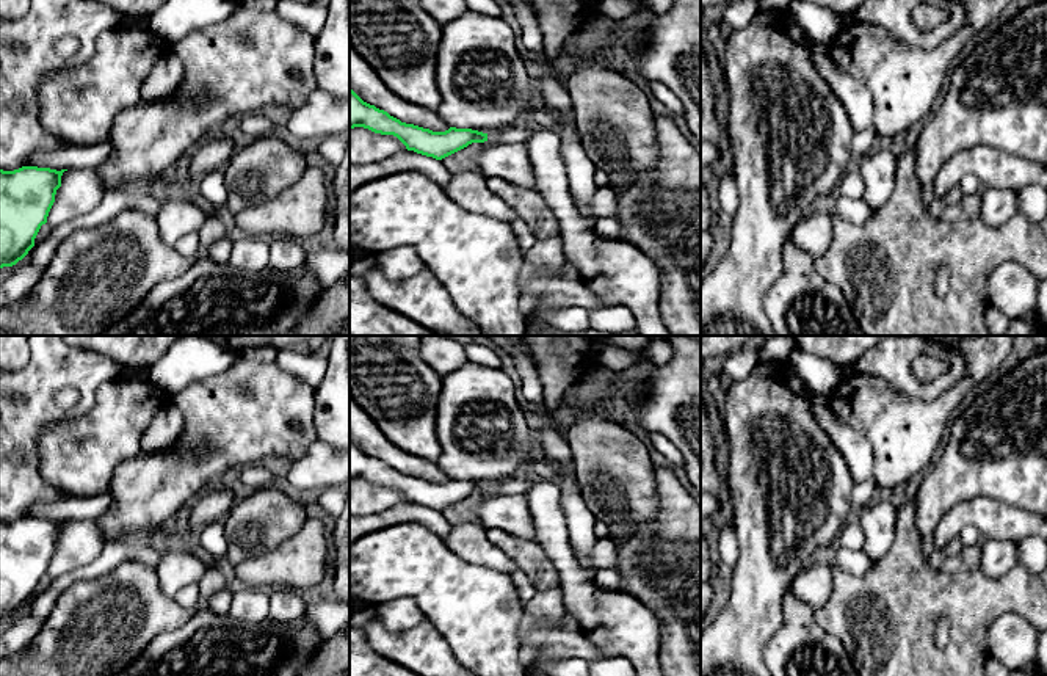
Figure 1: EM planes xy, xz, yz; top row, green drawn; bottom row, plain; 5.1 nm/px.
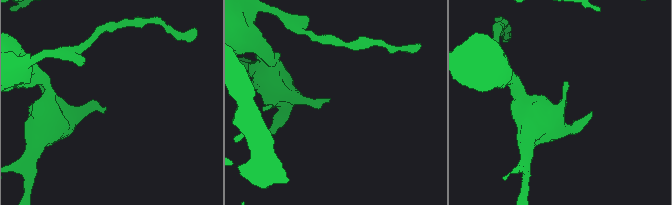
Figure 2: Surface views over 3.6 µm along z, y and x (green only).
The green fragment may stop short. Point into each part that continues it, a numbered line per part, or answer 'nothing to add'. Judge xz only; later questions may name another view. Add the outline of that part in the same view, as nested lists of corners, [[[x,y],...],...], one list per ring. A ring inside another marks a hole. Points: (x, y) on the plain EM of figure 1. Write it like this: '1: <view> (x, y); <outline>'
1: xz (518, 485); [[[513,477],[498,483],[487,485],[487,492],[491,496],[513,496],[525,494],[534,486],[534,483],[527,477]]]

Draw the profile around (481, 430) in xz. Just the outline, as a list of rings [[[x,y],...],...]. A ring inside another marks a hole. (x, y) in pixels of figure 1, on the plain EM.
[[[473,362],[442,375],[437,439],[440,456],[436,464],[448,478],[483,485],[525,475],[528,461],[541,456],[538,438],[527,425],[525,411],[517,402],[514,381],[502,369]]]

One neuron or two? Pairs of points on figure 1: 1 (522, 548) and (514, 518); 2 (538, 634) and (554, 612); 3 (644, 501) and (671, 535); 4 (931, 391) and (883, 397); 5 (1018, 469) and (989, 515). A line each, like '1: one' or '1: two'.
1: two
2: two
3: two
4: two
5: two

